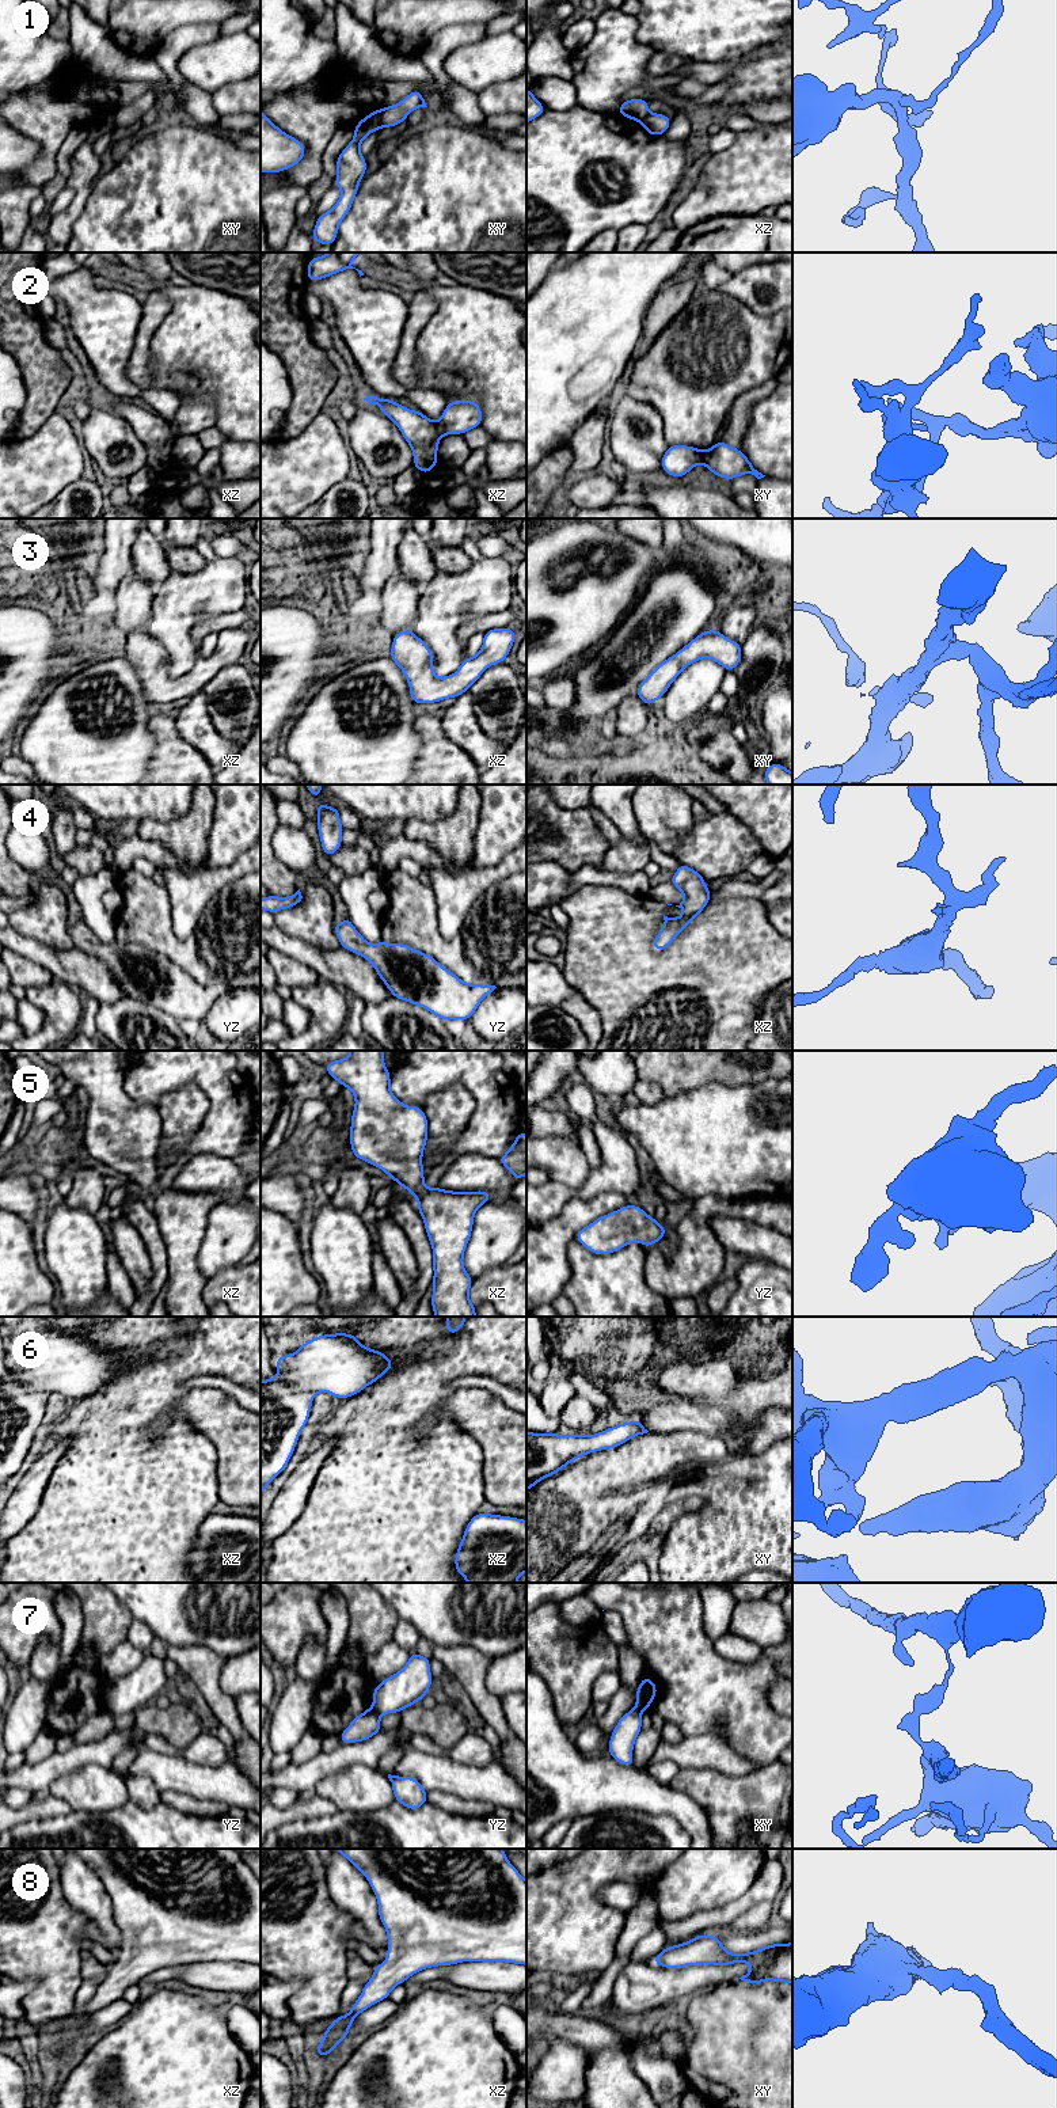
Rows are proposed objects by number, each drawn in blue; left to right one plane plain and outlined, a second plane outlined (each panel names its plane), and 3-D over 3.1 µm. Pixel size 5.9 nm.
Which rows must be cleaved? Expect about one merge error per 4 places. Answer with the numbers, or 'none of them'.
1, 2, 7

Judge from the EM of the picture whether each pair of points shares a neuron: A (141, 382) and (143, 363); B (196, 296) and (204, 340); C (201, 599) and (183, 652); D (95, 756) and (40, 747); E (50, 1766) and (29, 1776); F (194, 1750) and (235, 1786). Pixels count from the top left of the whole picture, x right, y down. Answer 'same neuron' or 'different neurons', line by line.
A: same neuron
B: same neuron
C: same neuron
D: same neuron
E: same neuron
F: different neurons

